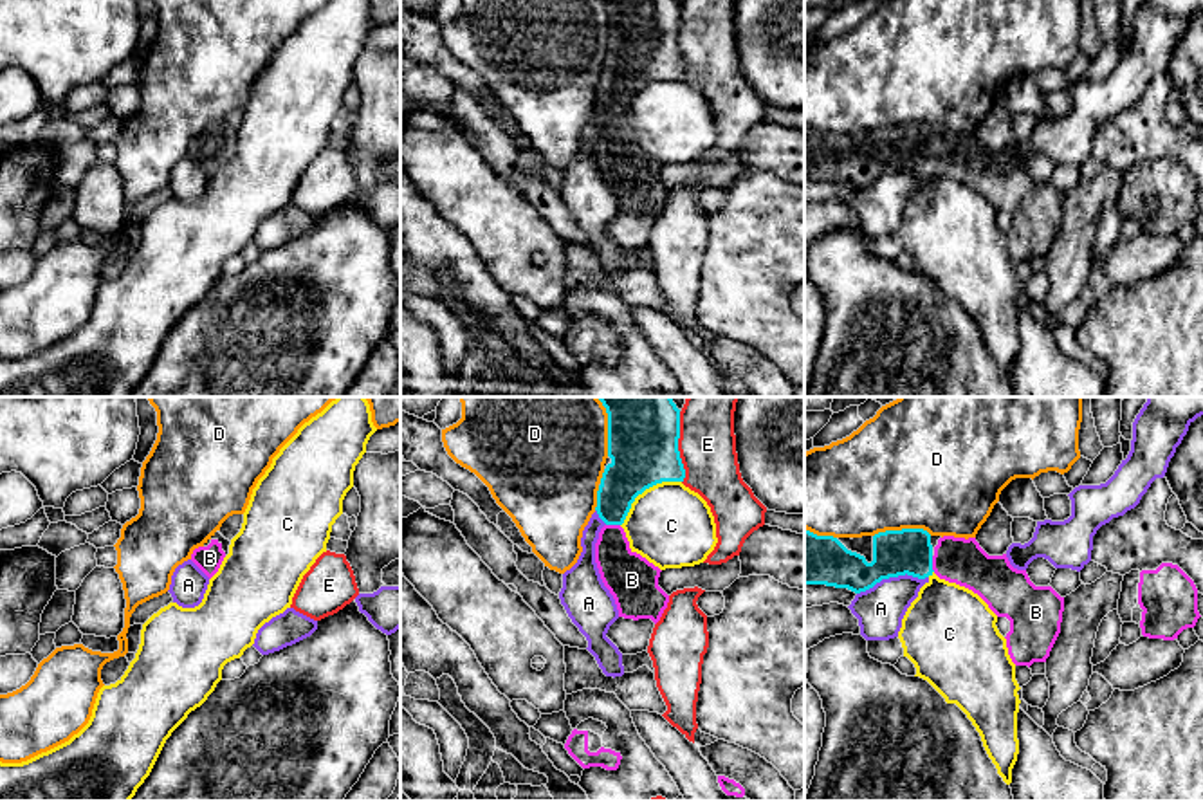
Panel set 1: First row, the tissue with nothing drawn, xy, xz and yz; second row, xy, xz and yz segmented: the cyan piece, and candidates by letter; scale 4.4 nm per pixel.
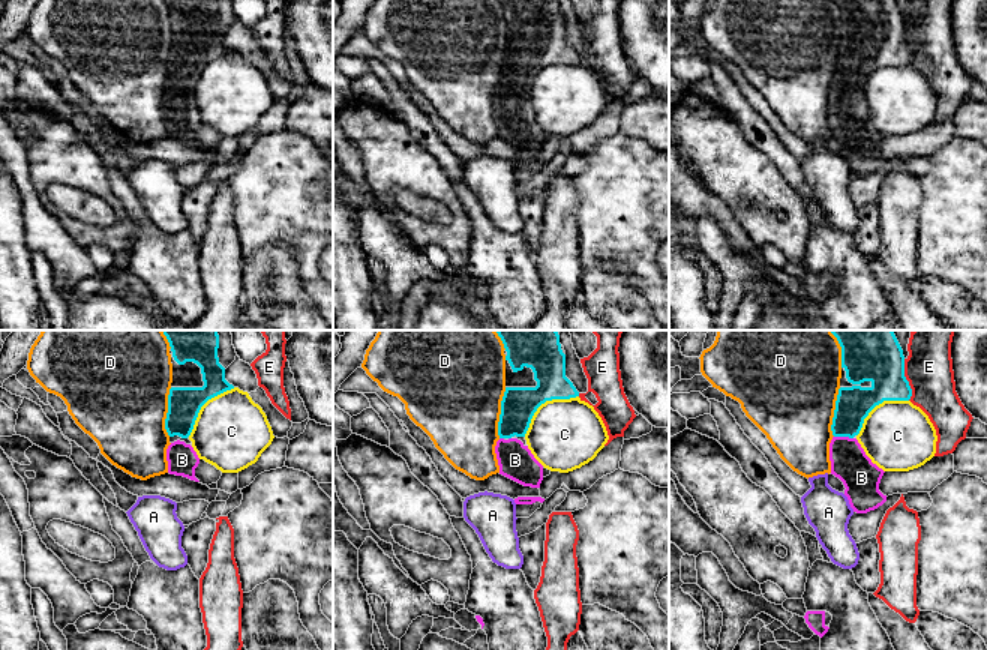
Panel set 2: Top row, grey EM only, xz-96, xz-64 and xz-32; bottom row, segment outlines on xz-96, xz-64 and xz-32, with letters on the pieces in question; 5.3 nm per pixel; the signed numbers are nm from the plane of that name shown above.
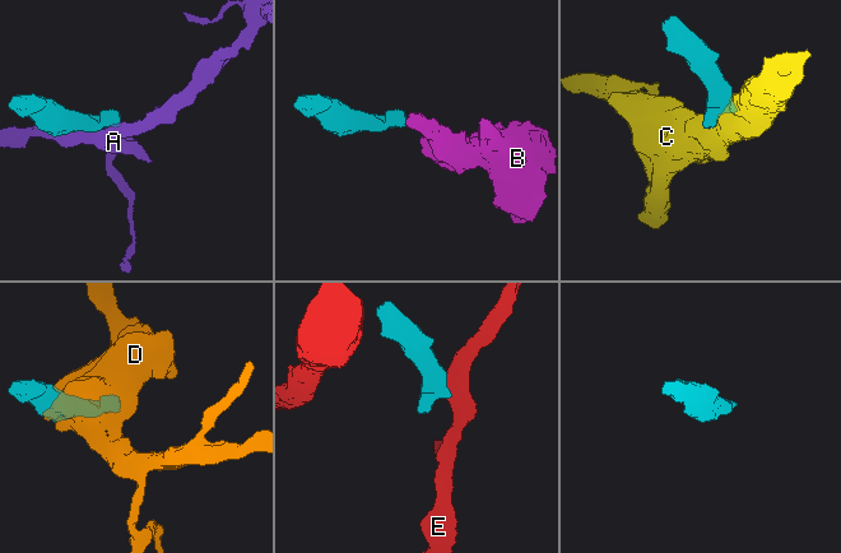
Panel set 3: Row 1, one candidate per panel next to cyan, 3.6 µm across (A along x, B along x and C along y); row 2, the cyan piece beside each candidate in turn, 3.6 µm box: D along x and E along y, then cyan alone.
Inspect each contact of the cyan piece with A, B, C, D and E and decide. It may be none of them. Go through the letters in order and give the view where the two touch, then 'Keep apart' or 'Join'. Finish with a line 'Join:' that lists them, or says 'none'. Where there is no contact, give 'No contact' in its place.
A: Touches cyan in yz. Keep apart
B: Touches cyan in yz. Join
C: Touches cyan in xz. Keep apart
D: Touches cyan in xz. Keep apart
E: Touches cyan in xz. Keep apart
Join: B

